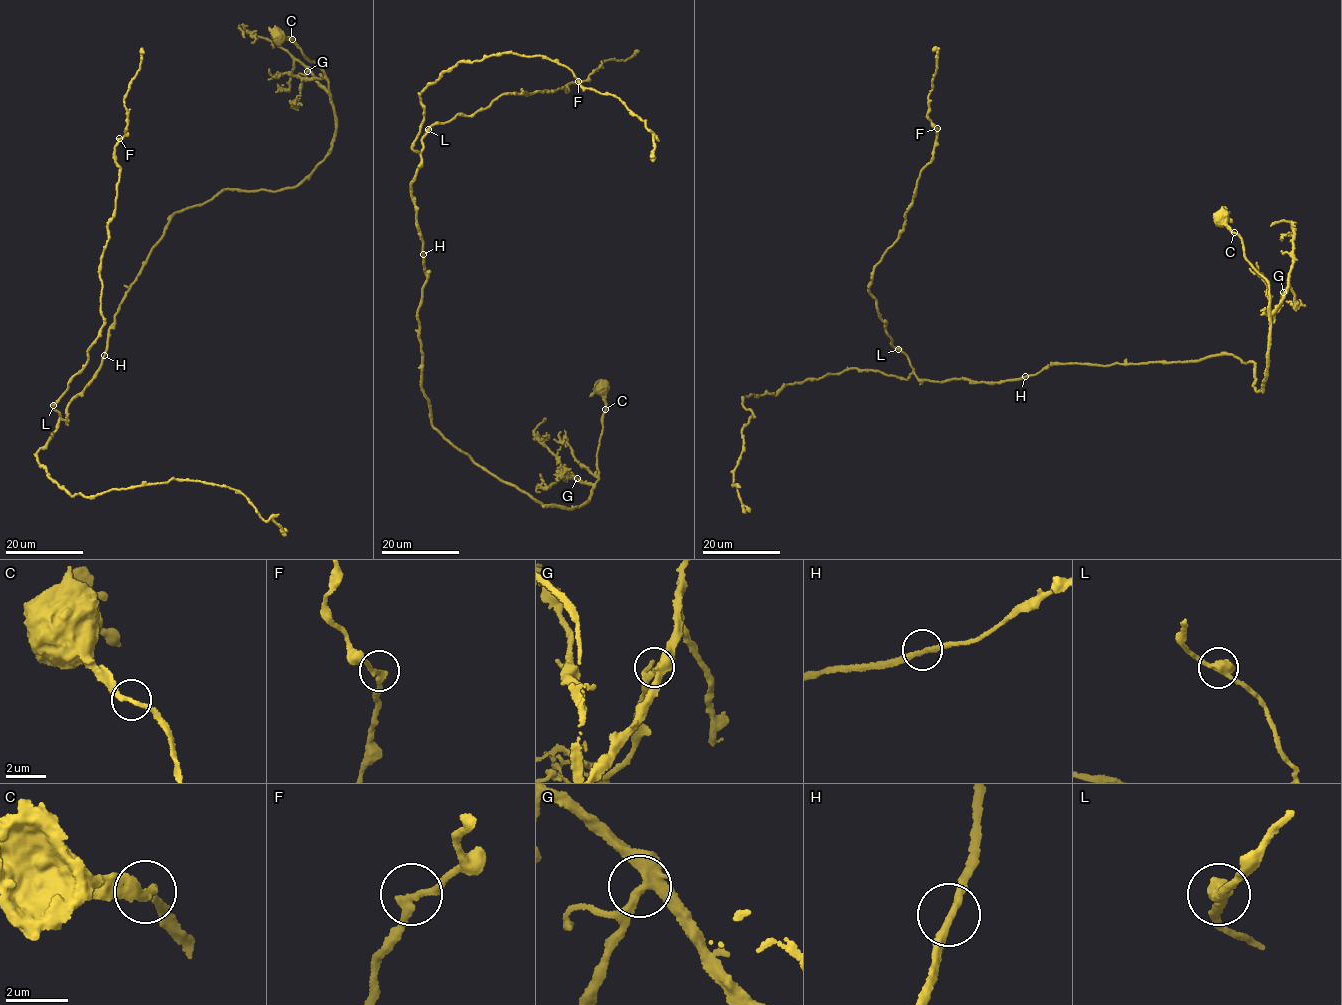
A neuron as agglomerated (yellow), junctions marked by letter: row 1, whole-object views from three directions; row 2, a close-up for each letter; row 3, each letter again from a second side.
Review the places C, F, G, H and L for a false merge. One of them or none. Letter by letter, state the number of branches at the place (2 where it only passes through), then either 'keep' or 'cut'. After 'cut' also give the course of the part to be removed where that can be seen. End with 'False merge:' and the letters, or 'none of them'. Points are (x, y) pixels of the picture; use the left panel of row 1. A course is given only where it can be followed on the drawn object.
C: 2 | keep
F: 2 | keep
G: 3 | keep
H: 2 | keep
L: 2 | keep
False merge: none of them

